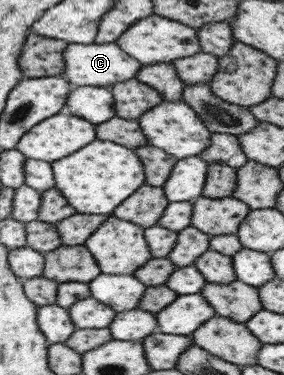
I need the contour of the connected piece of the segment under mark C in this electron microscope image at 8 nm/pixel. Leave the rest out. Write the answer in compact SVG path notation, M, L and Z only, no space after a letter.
M115 42L70 44L62 49L62 60L64 60L64 71L61 76L73 86L98 86L108 87L112 83L128 80L134 75L140 63L130 58L126 52L122 52Z

